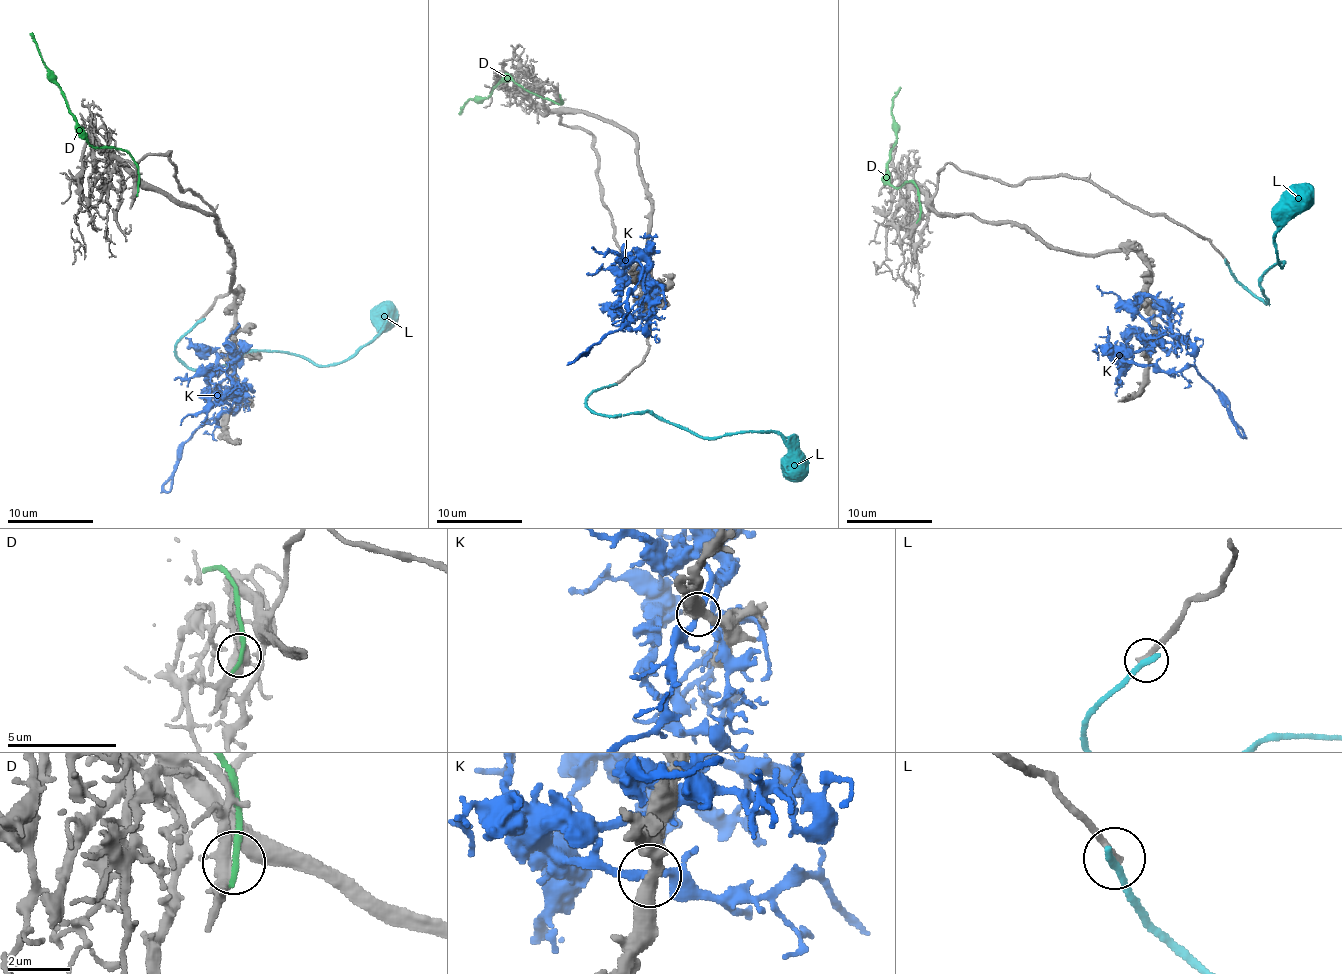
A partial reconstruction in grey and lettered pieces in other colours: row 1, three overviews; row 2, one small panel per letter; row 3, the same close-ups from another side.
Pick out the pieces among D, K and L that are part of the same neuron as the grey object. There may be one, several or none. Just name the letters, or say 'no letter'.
no letter

